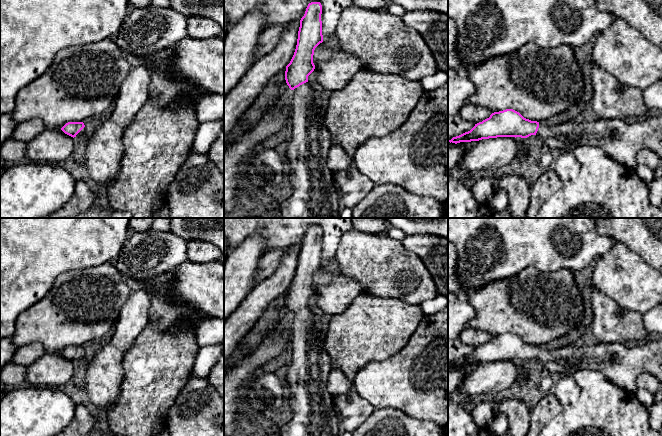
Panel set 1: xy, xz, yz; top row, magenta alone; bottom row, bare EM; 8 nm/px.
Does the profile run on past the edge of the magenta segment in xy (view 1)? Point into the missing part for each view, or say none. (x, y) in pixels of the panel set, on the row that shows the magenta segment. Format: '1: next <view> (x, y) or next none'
1: next xy (83, 130)

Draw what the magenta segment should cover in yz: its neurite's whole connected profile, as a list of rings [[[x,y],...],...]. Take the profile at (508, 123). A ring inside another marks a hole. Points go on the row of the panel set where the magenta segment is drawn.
[[[506,109],[492,113],[489,118],[475,124],[470,131],[453,137],[448,142],[457,144],[497,137],[527,138],[531,135],[539,136],[546,143],[553,156],[553,161],[560,154],[571,152],[574,148],[581,145],[597,146],[611,159],[629,169],[636,168],[635,157],[642,149],[654,151],[659,156],[660,161],[662,161],[662,115],[650,116],[644,121],[627,121],[619,118],[606,119],[590,116],[589,118],[580,118],[548,126],[542,122],[526,119],[513,109]]]

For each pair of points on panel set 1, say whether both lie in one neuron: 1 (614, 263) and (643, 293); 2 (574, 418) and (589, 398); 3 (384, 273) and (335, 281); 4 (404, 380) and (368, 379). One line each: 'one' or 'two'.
1: one
2: one
3: two
4: one

